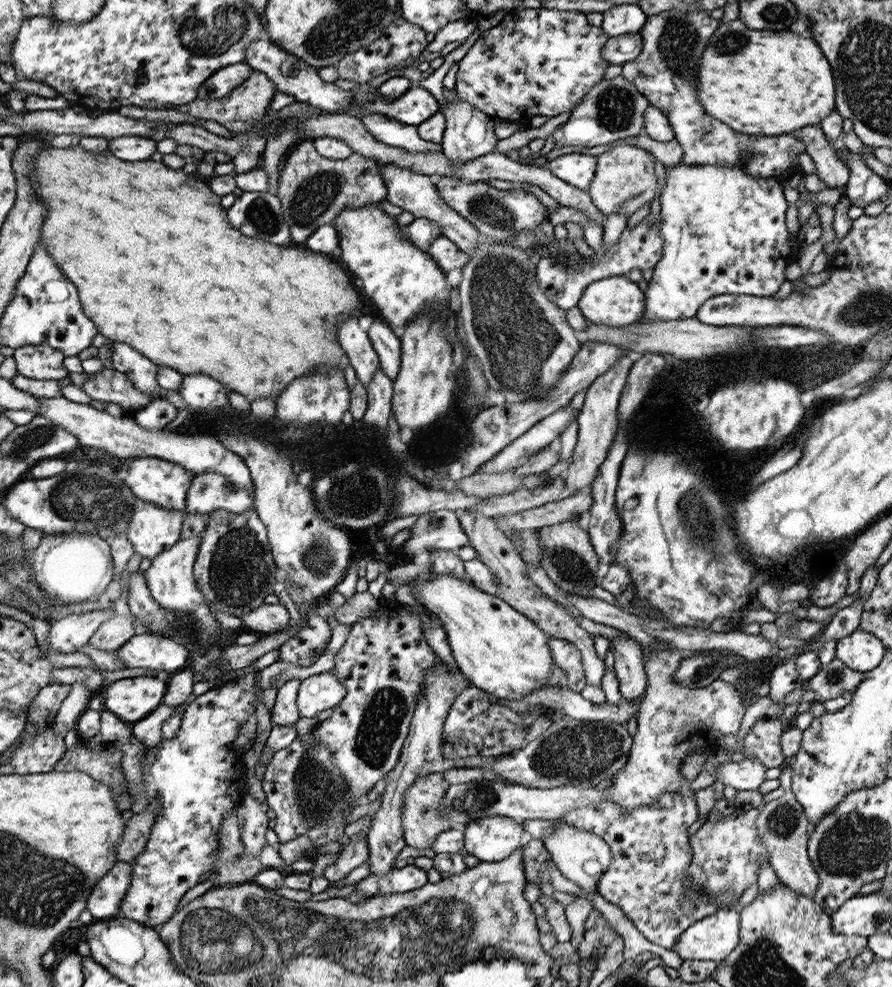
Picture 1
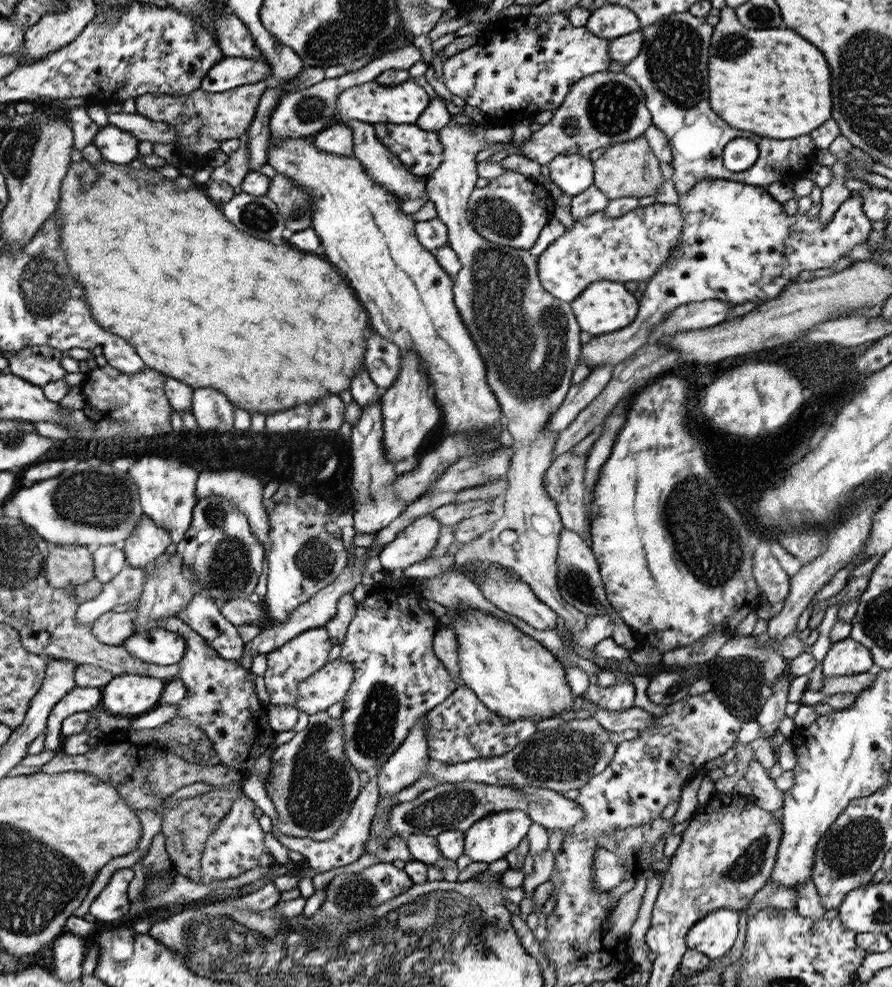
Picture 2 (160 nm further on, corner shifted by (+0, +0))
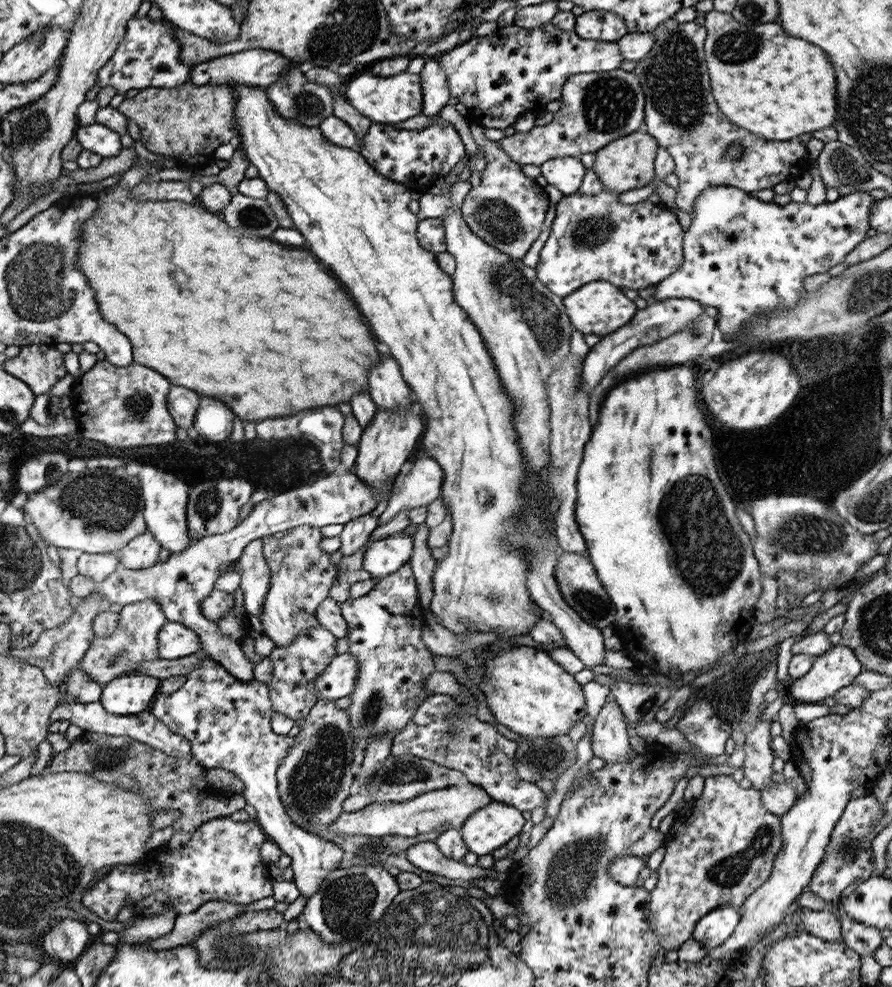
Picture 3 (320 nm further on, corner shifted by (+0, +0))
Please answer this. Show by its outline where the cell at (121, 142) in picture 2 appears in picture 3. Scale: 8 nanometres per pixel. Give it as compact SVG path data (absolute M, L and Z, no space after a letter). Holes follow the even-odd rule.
M95 123L92 126L80 126L76 134L82 148L95 152L103 158L110 158L119 154L122 150L121 136L102 124Z

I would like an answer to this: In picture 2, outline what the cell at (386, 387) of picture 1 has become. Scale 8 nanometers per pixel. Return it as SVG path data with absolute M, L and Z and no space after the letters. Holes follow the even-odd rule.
M381 396L370 406L362 409L358 424L351 432L351 452L353 453L353 474L351 486L355 493L353 501L353 519L356 533L377 533L388 526L410 504L397 497L393 482L397 479L394 463L387 460L383 449L383 414Z

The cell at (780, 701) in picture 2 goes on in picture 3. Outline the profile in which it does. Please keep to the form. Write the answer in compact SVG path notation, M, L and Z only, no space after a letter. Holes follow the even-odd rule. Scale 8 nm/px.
M758 719L743 744L745 761L742 767L745 771L745 777L750 780L753 788L759 791L773 782L772 760L776 754L771 747L770 727L774 722L776 721L768 722Z

